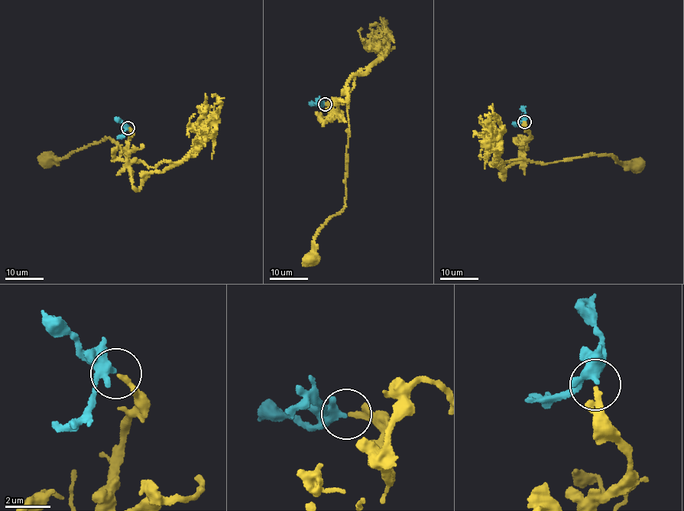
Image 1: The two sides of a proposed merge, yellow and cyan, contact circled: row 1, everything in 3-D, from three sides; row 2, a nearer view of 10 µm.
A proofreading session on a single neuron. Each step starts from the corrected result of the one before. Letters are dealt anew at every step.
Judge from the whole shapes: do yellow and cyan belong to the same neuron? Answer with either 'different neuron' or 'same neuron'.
same neuron

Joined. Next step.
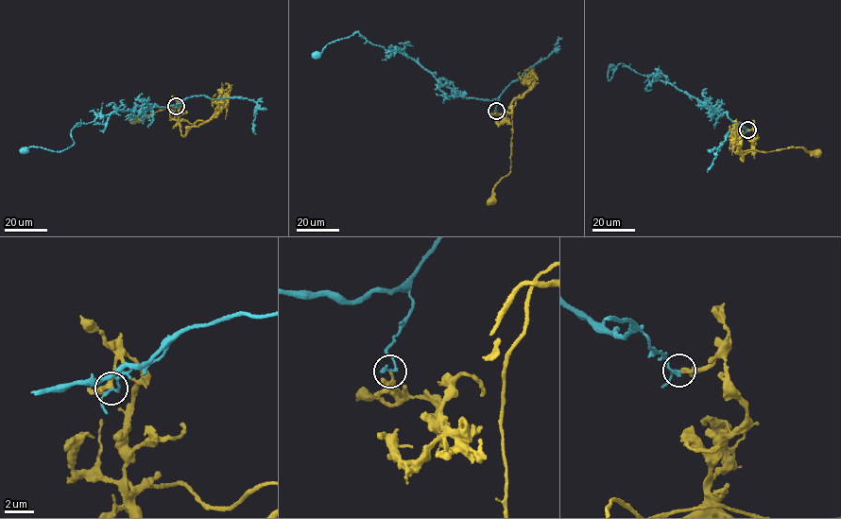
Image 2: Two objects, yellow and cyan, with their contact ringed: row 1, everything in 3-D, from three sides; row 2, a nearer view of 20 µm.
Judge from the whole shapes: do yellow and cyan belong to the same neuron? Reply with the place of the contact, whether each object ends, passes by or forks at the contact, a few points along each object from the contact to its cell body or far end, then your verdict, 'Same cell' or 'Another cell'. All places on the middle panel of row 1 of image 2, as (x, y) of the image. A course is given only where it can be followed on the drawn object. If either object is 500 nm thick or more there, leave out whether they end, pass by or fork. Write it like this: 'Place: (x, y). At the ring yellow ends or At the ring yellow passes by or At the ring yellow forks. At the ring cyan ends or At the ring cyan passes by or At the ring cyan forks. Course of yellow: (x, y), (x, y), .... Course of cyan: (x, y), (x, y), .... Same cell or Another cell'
Place: (496, 111). At the ring yellow ends. At the ring cyan passes by. Course of yellow: (496, 111), (505, 120), (515, 98), (523, 95), (517, 97), (512, 110), (511, 170), (495, 185), (488, 205). Course of cyan: (496, 111), (498, 99), (466, 98), (413, 60), (371, 44), (353, 33), (358, 31), (327, 43), (317, 55). Another cell

